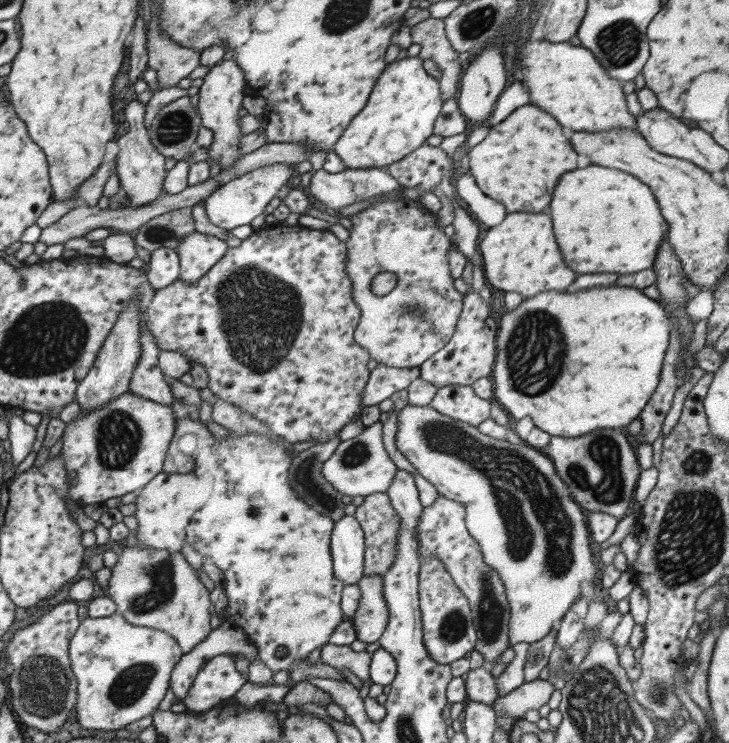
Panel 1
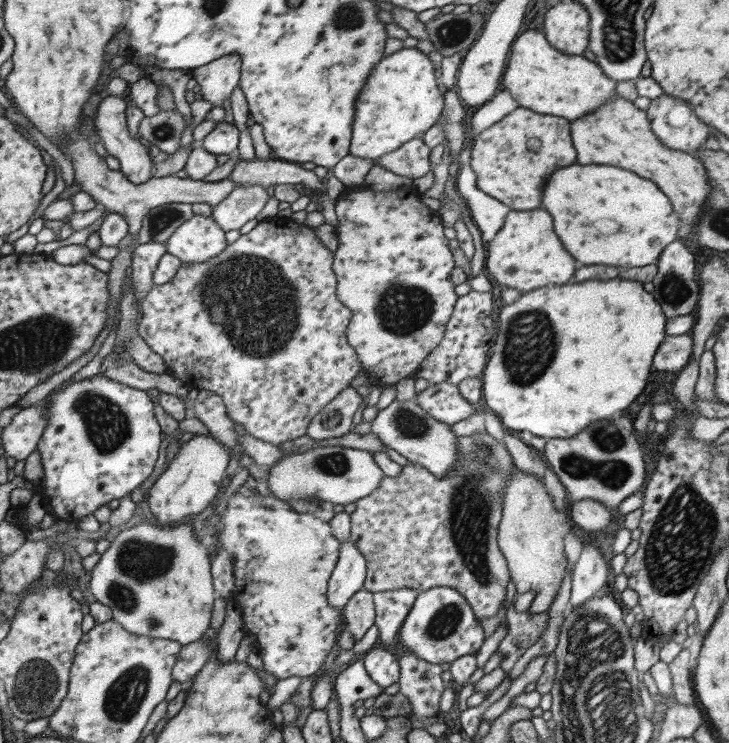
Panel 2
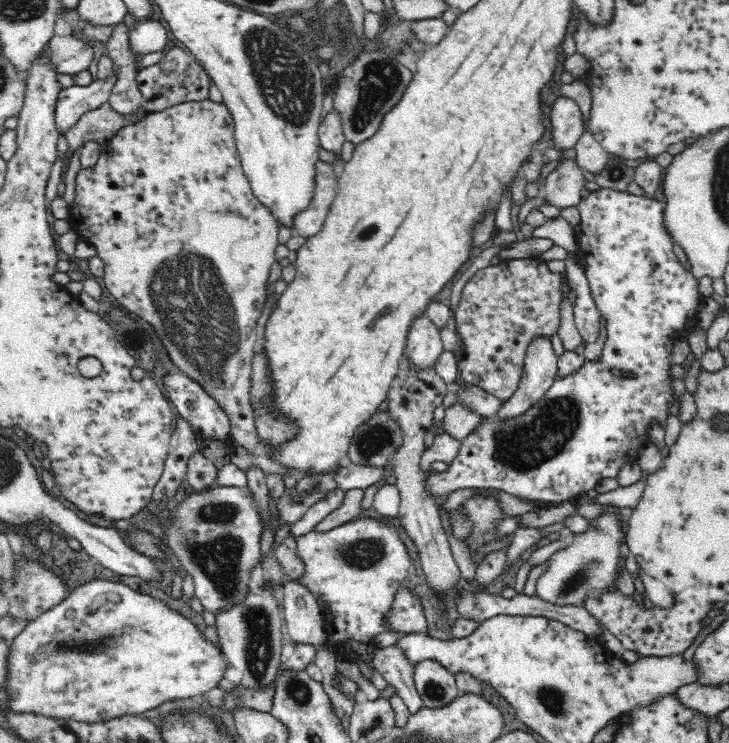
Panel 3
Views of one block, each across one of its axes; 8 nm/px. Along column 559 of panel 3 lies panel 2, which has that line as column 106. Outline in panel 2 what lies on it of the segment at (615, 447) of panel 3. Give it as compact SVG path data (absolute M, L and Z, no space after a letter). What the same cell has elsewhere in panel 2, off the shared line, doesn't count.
M93 376L64 384L46 396L40 405L48 410L48 424L36 446L44 464L44 478L40 484L44 488L43 498L48 514L53 518L72 522L90 516L110 500L129 496L134 488L152 474L160 456L163 432L154 414L155 403L147 391L108 377Z

